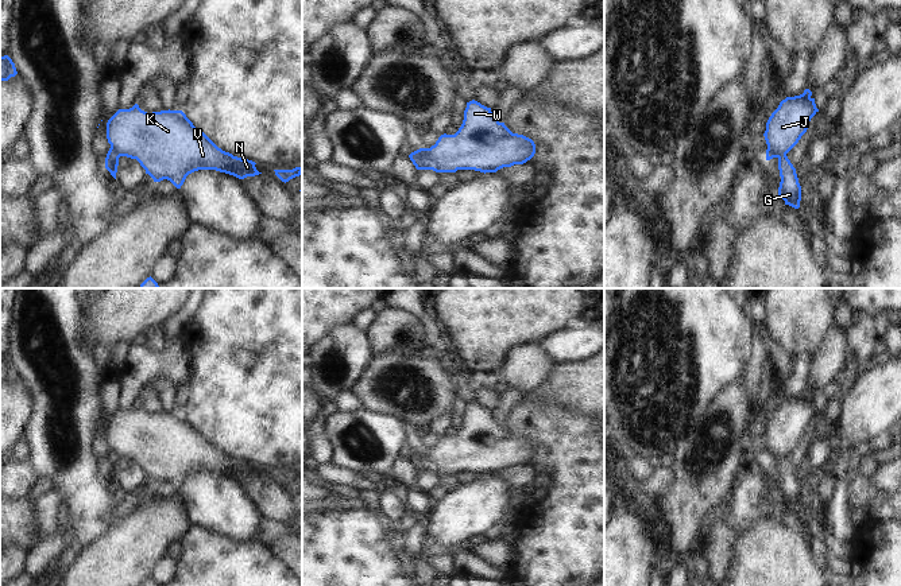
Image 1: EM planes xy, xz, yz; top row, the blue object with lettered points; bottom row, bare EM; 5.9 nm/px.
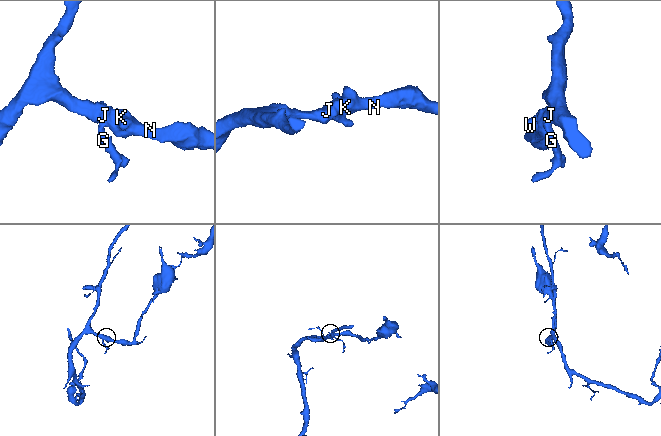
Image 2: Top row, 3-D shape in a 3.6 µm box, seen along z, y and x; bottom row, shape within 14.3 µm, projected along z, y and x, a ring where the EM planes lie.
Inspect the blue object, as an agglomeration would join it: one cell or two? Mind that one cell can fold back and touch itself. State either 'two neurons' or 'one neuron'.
two neurons

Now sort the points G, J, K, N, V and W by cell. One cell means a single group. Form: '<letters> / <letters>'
G / J K N V W

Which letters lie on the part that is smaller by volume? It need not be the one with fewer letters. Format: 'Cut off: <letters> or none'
Cut off: G

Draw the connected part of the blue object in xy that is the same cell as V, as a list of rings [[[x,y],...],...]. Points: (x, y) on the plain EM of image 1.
[[[138,405],[129,411],[119,411],[107,424],[107,441],[120,458],[136,461],[154,484],[167,481],[177,490],[181,490],[189,476],[198,471],[216,471],[239,481],[262,476],[255,463],[219,450],[182,412],[147,415]]]

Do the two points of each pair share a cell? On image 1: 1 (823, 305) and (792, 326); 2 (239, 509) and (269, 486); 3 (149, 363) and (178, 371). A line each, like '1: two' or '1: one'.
1: one
2: two
3: one

